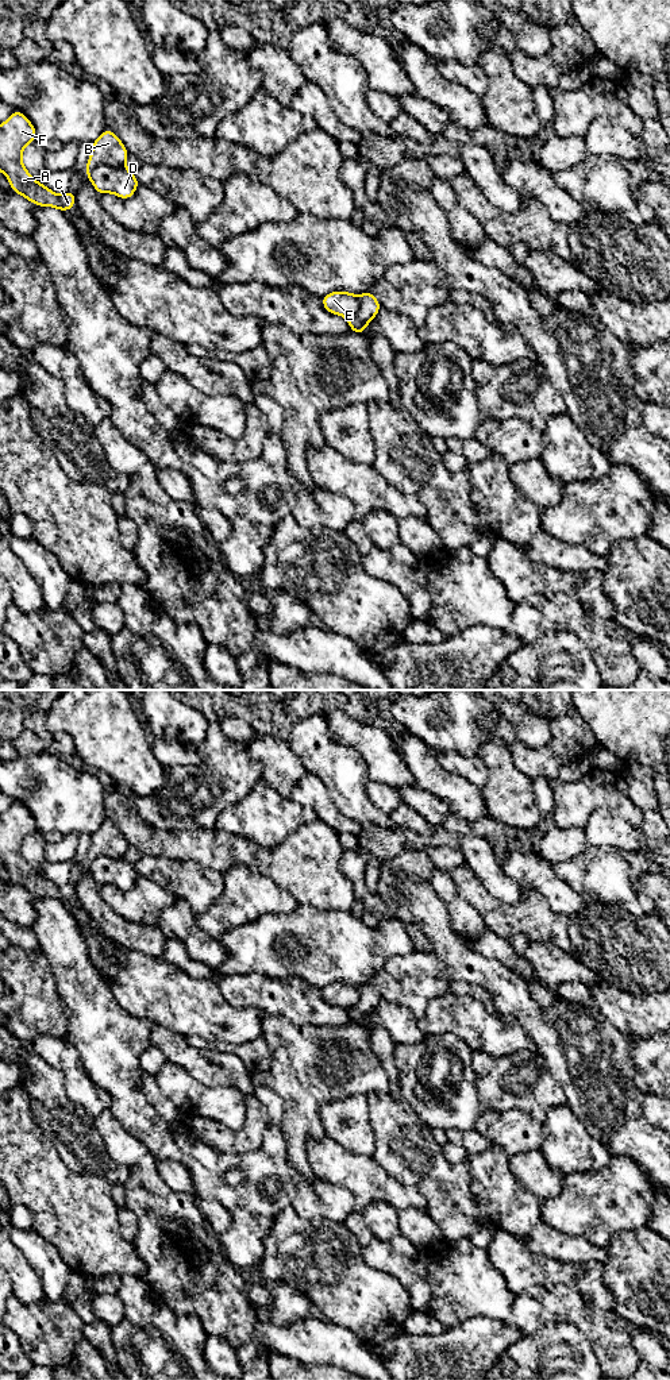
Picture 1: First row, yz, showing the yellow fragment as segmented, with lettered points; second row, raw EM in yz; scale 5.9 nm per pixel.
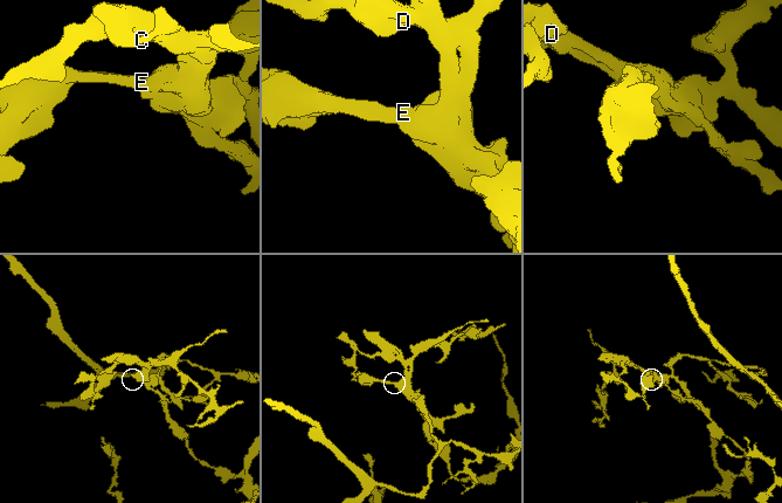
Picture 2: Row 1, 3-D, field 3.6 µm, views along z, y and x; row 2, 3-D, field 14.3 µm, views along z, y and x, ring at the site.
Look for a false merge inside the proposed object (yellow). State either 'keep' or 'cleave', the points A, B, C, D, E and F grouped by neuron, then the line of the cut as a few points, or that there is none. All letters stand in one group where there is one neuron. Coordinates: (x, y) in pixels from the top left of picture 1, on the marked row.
cleave; A B C F / D E; cut in yz along (123, 165), (99, 165), (88, 176)

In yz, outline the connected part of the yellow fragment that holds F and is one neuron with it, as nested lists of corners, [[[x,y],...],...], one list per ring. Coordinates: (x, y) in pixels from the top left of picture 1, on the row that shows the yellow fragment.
[[[14,109],[0,124],[0,171],[8,178],[14,193],[18,193],[39,207],[53,207],[68,212],[76,207],[76,193],[69,190],[59,196],[38,182],[22,163],[22,153],[36,138],[36,130],[28,117]]]

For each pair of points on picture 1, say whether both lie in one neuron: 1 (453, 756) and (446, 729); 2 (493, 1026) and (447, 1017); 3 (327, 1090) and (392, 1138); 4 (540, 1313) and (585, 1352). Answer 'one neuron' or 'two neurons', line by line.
1: two neurons
2: one neuron
3: two neurons
4: two neurons

